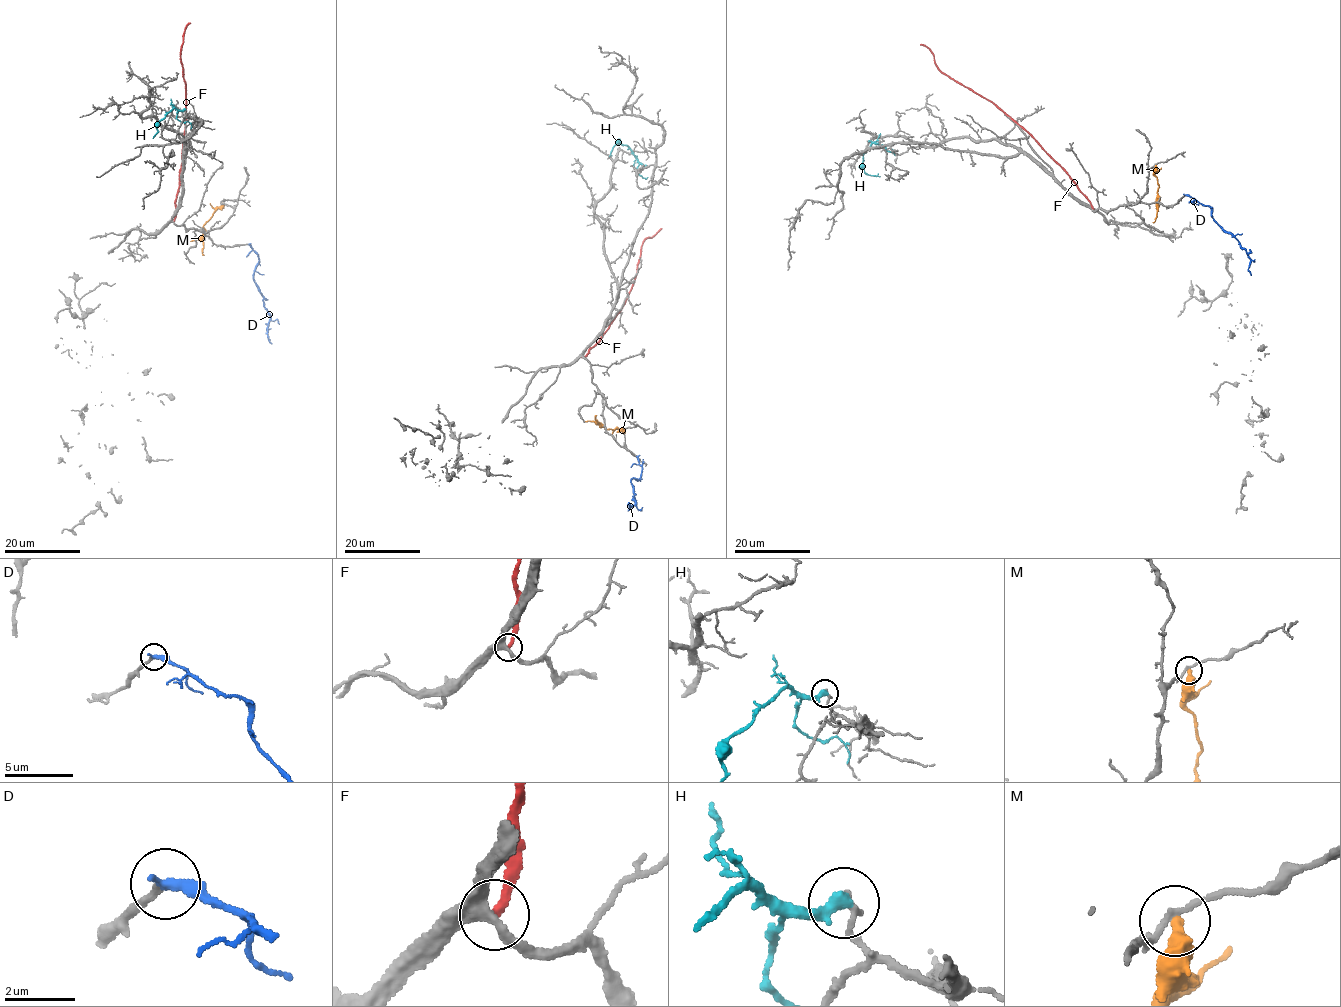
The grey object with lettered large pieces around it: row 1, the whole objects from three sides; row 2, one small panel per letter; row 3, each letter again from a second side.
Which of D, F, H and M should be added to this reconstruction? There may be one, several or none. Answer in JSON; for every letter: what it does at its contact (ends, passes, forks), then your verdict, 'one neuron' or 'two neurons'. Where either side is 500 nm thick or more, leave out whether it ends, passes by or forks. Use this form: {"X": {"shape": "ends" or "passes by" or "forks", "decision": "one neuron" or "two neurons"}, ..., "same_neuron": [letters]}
{"D": {"shape": "ends", "decision": "one neuron"}, "F": {"shape": "ends", "decision": "two neurons"}, "H": {"shape": "ends", "decision": "two neurons"}, "M": {"shape": "ends", "decision": "two neurons"}, "same_neuron": ["D"]}

